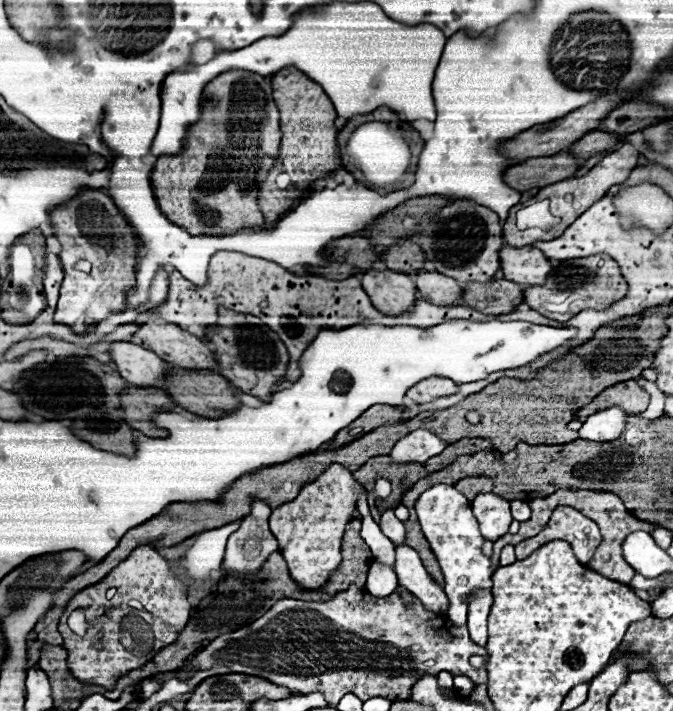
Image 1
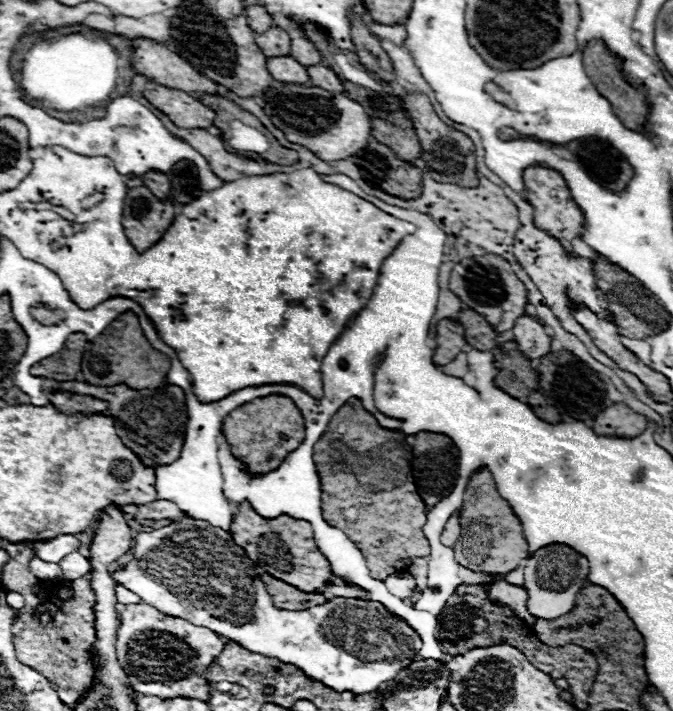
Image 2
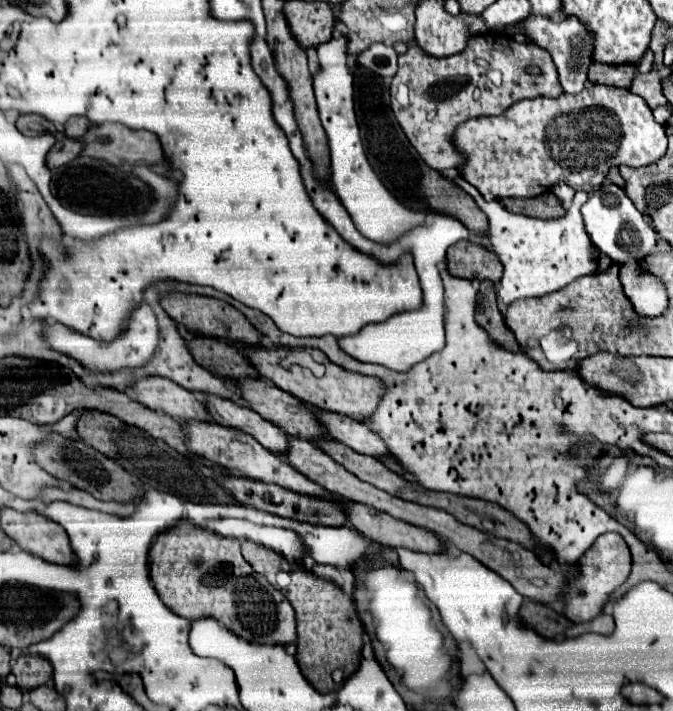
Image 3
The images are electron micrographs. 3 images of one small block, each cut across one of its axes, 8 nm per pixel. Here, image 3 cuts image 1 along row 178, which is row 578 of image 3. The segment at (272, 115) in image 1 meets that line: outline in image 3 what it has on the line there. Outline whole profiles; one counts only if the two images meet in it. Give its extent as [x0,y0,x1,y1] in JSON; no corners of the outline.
[150,522,296,646]

